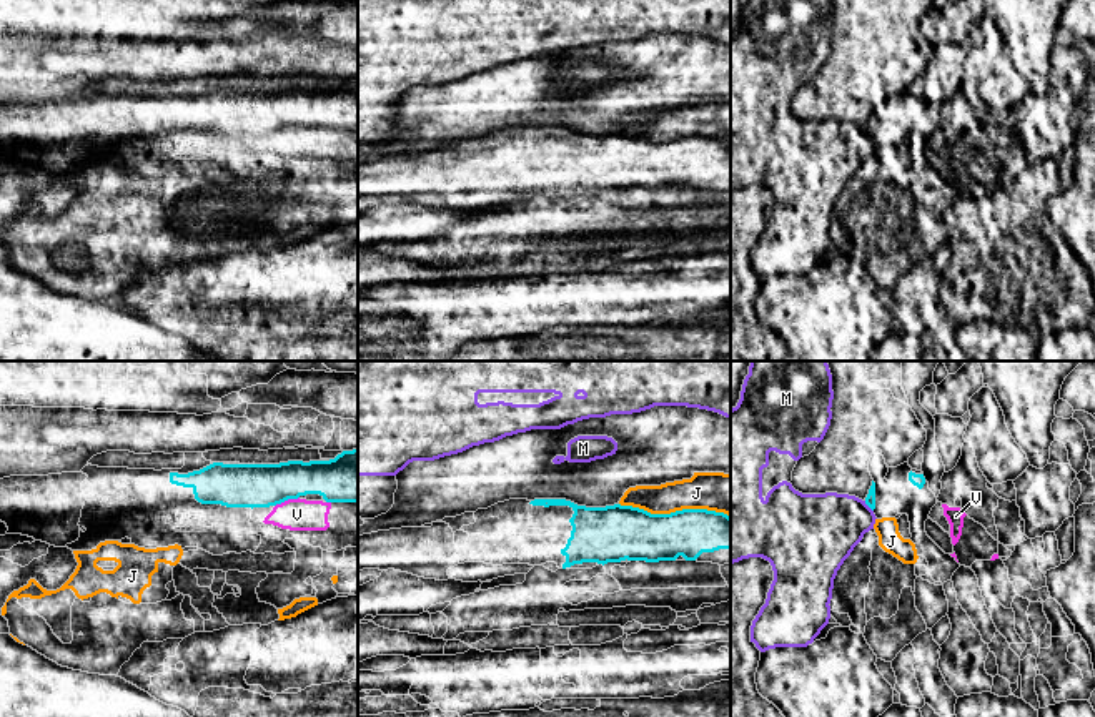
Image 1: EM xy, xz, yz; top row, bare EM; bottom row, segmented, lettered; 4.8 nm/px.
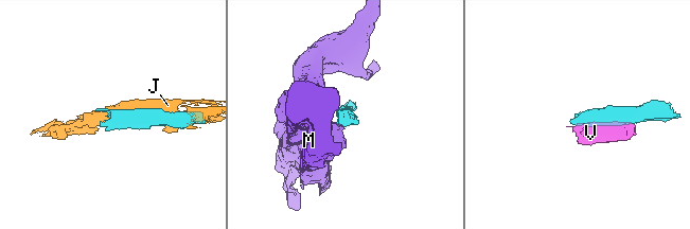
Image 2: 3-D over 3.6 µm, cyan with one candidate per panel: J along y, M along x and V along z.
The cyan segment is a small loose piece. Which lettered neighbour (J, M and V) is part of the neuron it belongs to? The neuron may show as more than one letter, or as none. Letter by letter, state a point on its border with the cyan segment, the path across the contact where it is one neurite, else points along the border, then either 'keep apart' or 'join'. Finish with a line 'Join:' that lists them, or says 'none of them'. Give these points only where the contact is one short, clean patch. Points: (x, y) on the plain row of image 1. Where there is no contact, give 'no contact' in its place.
J: xz (674, 140) | keep apart
M: yz (867, 132) | along yz (864, 128), (872, 138) | keep apart
V: xy (287, 127) | keep apart
Join: none of them

